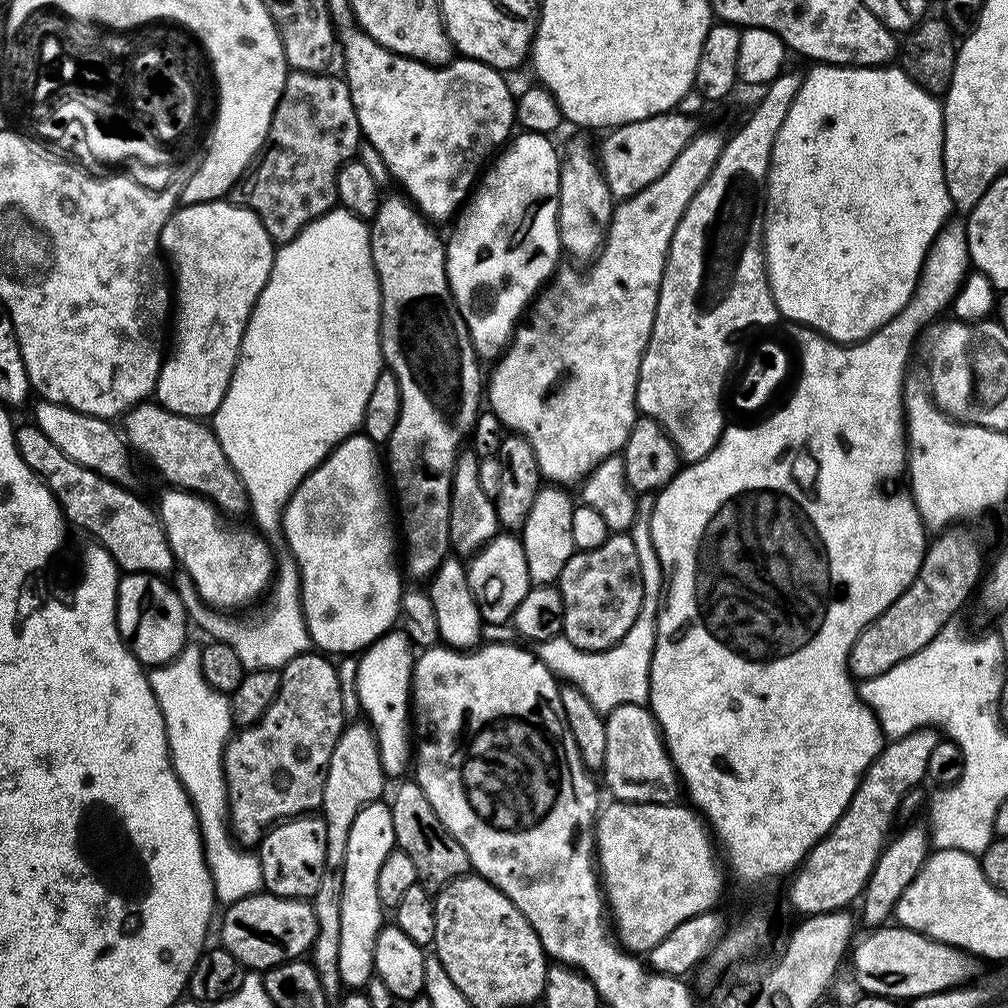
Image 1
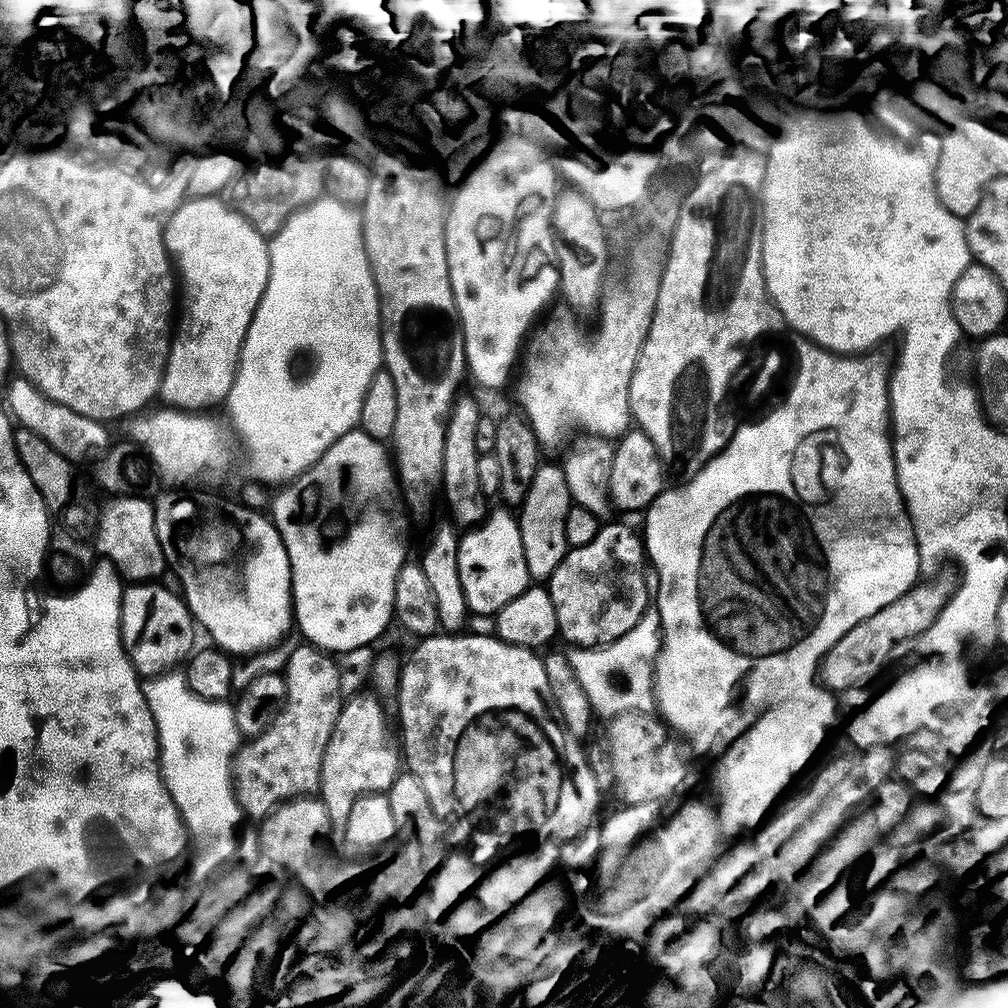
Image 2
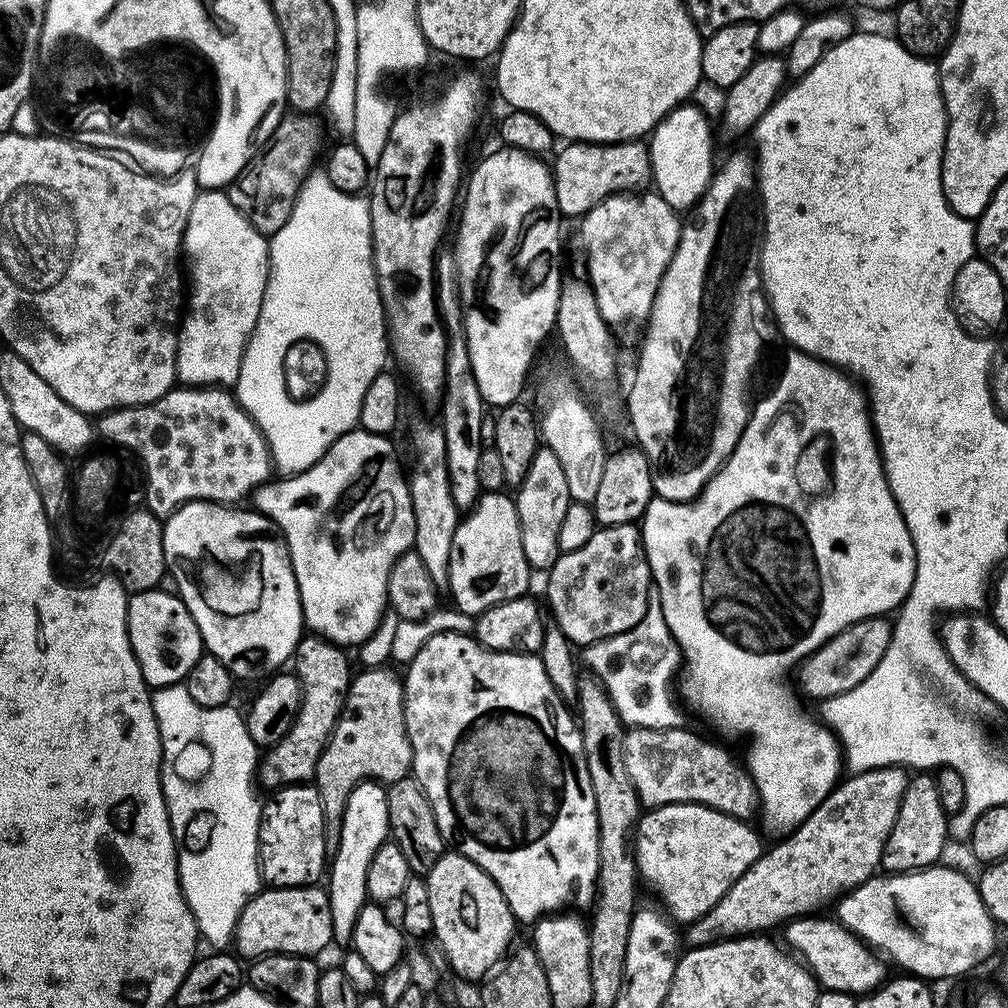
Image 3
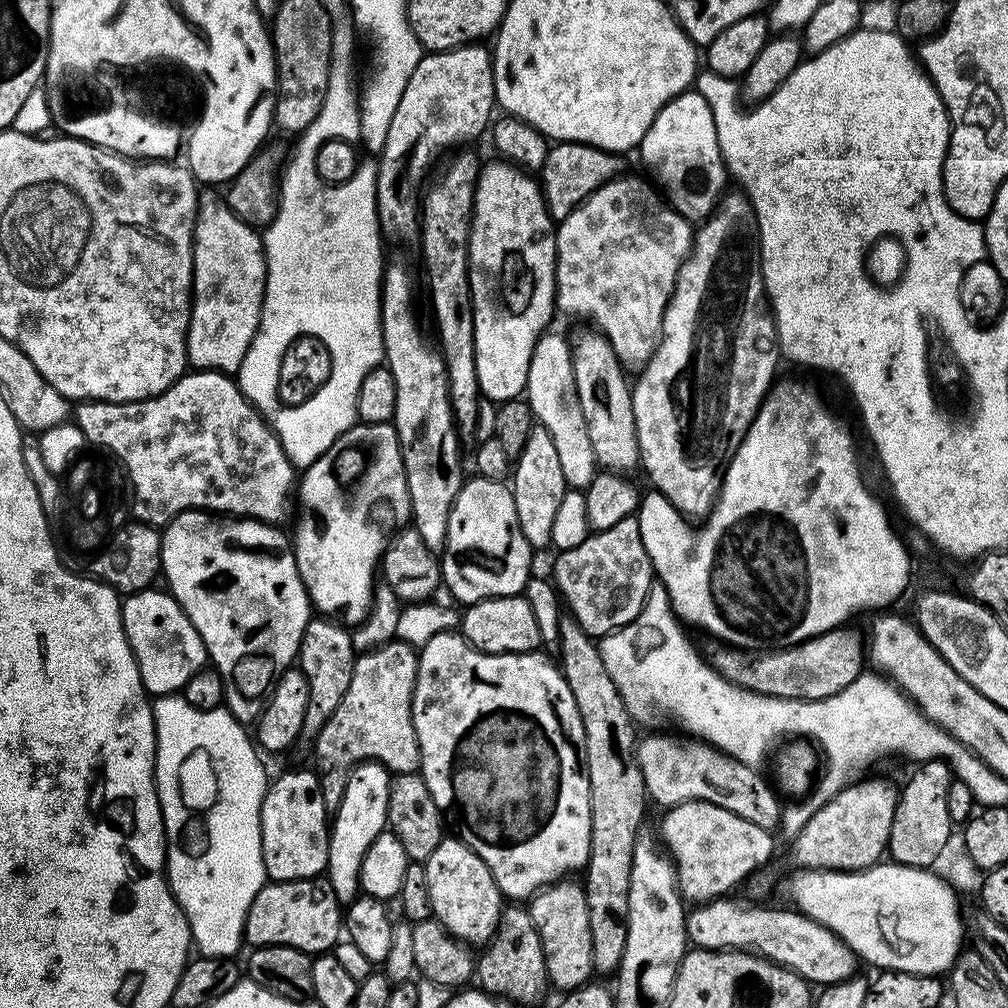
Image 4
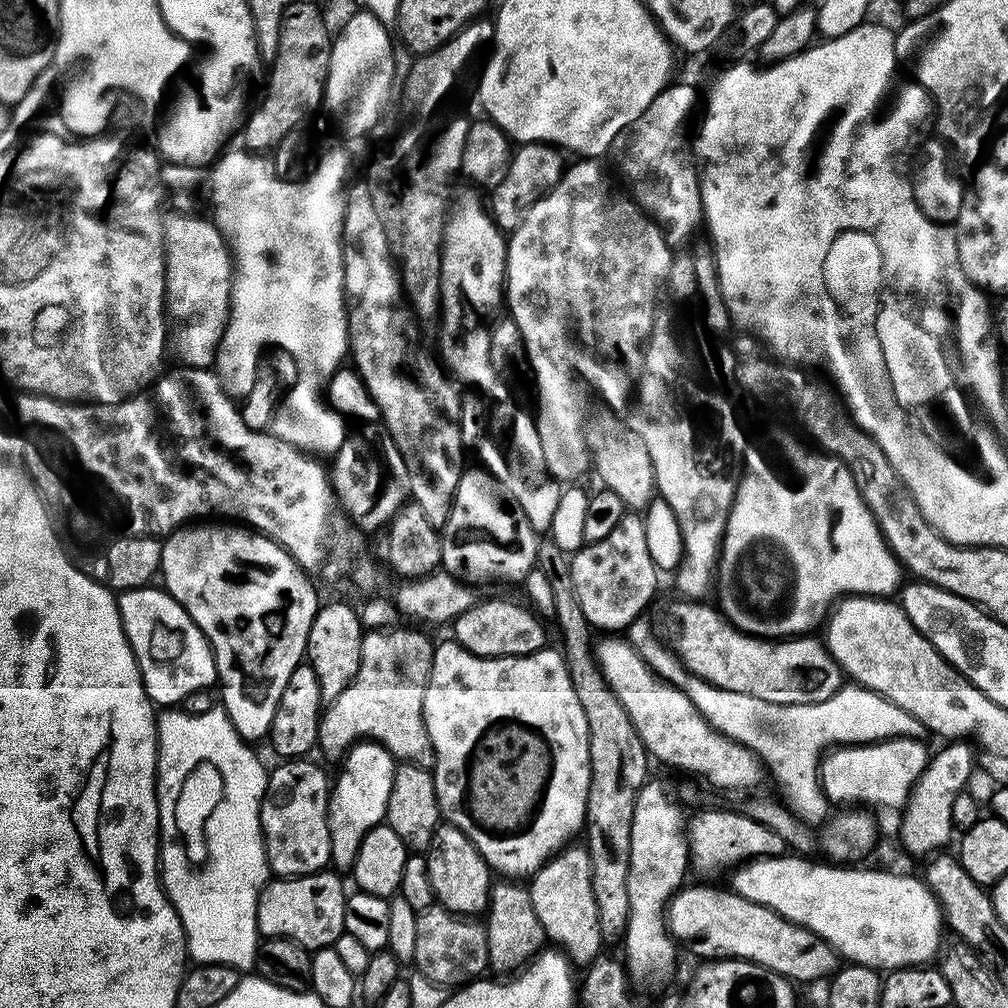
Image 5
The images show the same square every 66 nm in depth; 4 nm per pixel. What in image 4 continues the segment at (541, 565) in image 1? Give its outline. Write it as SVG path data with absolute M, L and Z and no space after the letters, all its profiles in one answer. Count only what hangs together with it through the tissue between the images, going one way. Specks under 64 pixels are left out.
M533 426L529 430L520 455L515 457L510 487L514 494L514 506L518 506L518 522L522 526L526 542L534 550L544 547L547 549L552 543L554 514L562 503L566 485L558 453L554 448L554 439L545 428Z

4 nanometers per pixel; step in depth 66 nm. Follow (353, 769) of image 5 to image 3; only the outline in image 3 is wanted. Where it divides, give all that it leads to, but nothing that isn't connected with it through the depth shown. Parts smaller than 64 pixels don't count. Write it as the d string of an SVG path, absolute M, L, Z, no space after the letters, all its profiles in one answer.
M364 780L350 794L342 818L342 838L338 842L338 854L330 857L330 867L326 872L326 891L332 907L332 935L337 941L347 941L355 928L356 916L368 900L366 890L366 870L374 854L389 839L388 807L385 785L375 780Z

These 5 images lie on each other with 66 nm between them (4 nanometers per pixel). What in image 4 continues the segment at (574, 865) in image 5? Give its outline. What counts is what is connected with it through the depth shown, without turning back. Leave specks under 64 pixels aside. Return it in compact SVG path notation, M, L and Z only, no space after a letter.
M564 878L541 888L527 905L530 918L542 938L548 983L553 989L561 988L561 993L564 994L581 988L594 976L592 971L594 942L590 936L590 910L583 883L576 881L575 884L572 880L575 879Z

